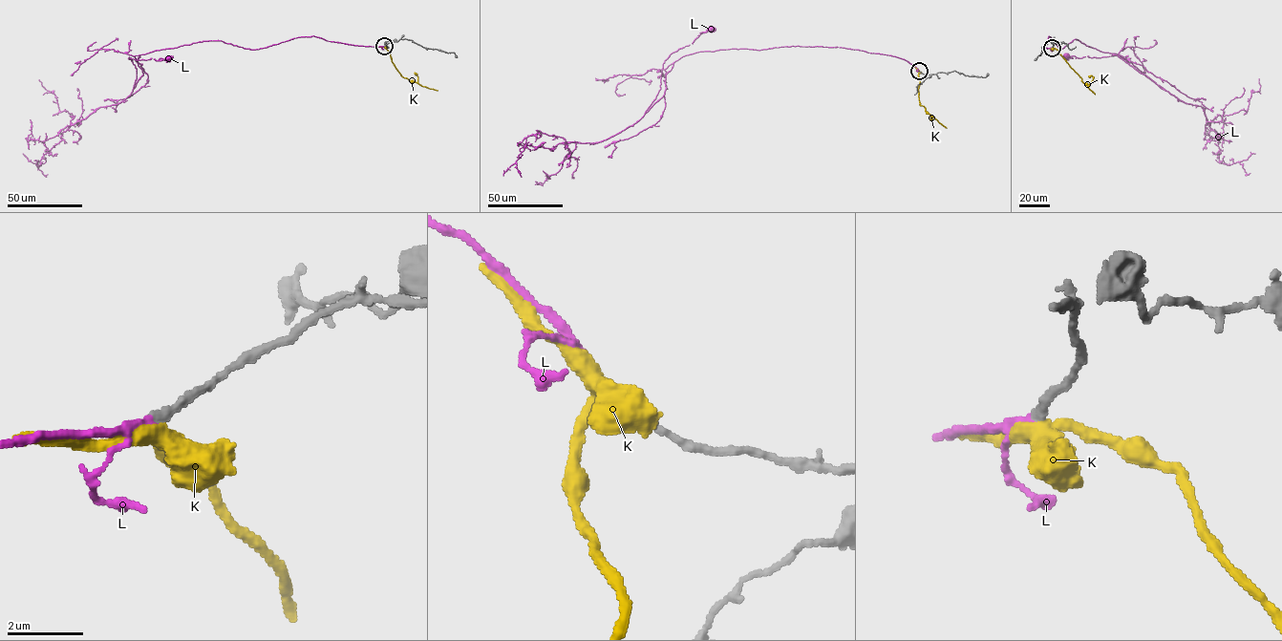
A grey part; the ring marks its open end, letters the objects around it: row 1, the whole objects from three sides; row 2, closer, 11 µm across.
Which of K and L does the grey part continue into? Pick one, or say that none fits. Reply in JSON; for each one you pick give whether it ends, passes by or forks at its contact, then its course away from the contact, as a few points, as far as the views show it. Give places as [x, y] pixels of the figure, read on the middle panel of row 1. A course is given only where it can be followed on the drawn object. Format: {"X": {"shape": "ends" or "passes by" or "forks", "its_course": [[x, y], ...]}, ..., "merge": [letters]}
{"L": {"shape": "ends", "its_course": [[919, 71], [896, 56], [837, 47], [700, 52], [673, 63], [665, 94], [645, 113], [664, 61], [711, 30]]}, "merge": ["L"]}

